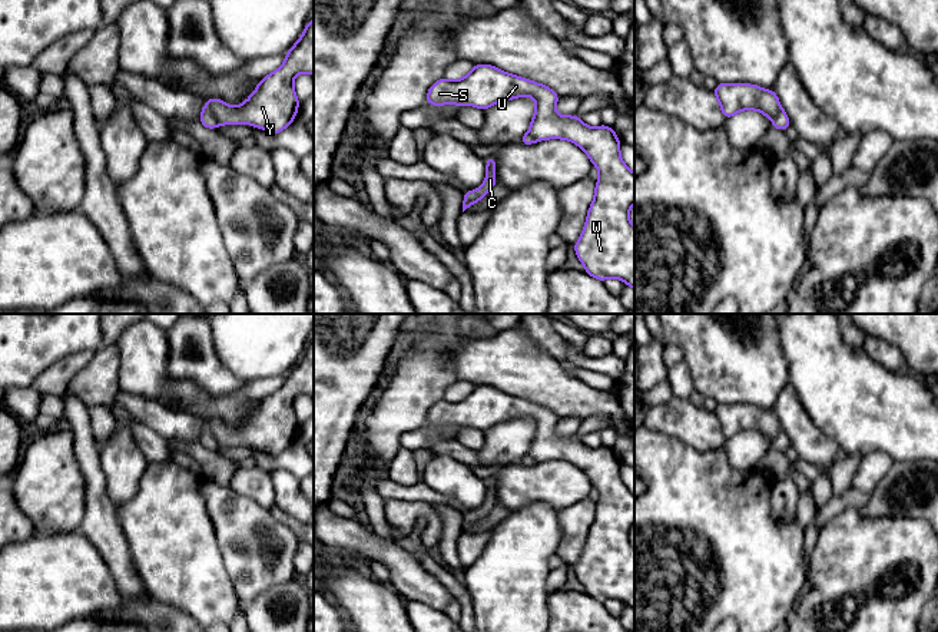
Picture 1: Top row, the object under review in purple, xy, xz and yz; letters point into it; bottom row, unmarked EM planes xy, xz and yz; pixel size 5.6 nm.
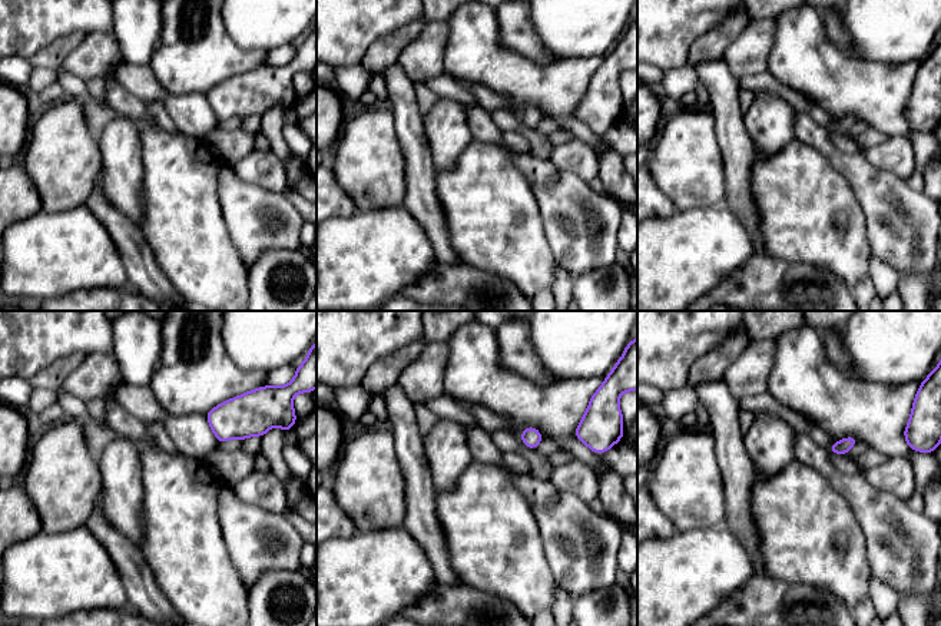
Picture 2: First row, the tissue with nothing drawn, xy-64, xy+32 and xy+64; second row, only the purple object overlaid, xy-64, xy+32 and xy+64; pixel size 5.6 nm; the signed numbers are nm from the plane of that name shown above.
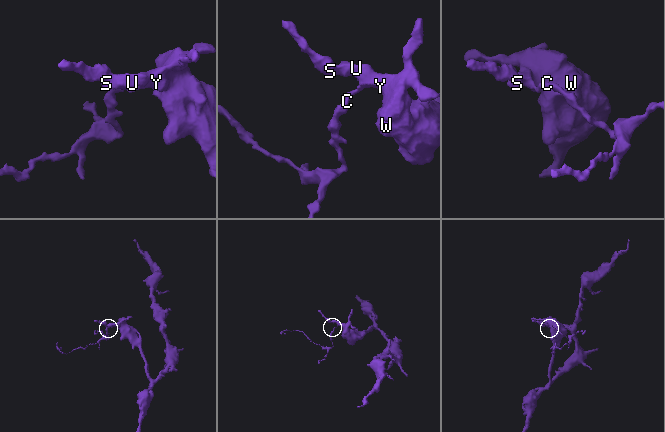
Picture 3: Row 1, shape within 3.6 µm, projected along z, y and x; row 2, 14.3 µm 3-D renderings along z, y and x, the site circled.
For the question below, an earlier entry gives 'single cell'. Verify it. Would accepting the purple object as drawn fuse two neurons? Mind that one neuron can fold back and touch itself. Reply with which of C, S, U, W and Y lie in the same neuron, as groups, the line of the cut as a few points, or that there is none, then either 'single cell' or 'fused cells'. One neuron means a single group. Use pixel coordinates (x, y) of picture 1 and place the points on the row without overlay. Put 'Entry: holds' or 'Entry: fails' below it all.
C / S U W Y | xy (205, 424), (218, 444) | fused cells
Entry: fails

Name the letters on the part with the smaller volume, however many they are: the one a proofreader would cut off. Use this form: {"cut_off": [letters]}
{"cut_off": ["C"]}

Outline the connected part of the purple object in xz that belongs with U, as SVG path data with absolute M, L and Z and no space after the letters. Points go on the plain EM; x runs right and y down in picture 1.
M491 386L473 387L460 401L437 401L427 413L427 426L471 426L485 431L523 417L536 423L528 450L536 461L570 461L587 474L600 493L583 553L573 566L584 592L601 603L622 600L634 611L634 547L629 540L634 525L634 494L620 477L620 460L613 449L590 449L574 436L560 437L556 433L560 417L547 406Z

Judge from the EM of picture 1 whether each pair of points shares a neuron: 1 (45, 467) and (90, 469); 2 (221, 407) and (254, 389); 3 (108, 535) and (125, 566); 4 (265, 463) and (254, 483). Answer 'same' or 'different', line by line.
1: different
2: same
3: same
4: different

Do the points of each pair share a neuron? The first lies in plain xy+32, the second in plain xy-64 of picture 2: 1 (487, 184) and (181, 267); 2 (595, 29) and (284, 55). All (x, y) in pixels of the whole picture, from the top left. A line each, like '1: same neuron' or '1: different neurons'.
1: same neuron
2: different neurons

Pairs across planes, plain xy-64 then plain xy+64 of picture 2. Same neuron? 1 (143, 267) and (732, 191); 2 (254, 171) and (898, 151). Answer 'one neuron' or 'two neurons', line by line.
1: one neuron
2: one neuron

